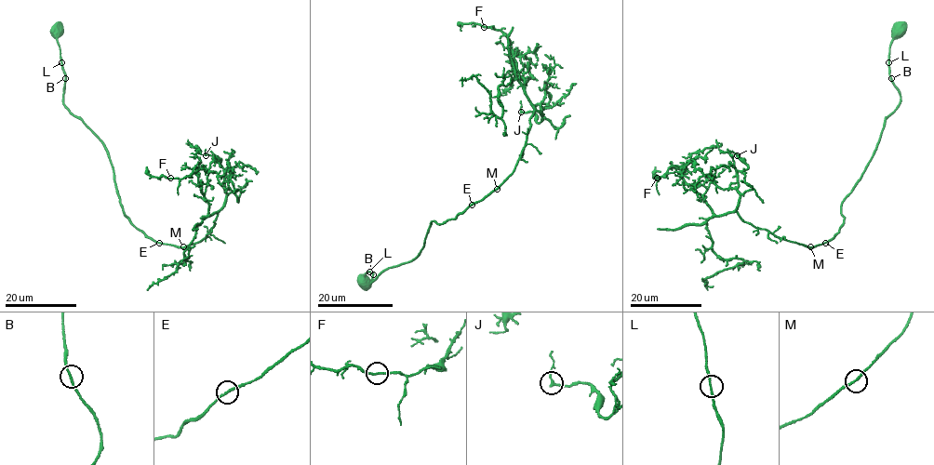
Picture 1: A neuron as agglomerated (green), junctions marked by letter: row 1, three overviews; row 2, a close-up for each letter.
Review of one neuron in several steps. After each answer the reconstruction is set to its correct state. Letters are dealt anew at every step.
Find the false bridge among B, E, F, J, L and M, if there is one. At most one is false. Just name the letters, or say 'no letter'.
no letter

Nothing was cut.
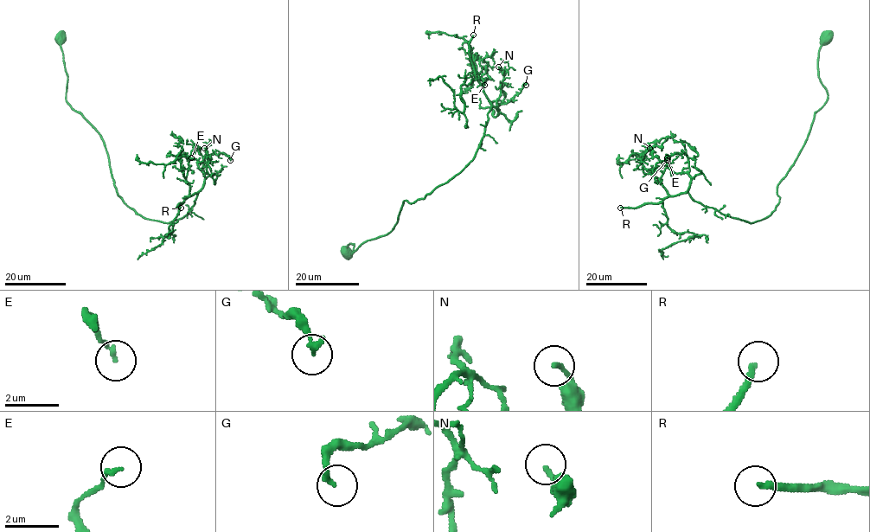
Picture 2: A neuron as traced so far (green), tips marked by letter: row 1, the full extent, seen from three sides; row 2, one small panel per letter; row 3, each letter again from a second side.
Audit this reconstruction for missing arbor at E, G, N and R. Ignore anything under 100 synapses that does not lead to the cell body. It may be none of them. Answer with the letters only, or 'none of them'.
R

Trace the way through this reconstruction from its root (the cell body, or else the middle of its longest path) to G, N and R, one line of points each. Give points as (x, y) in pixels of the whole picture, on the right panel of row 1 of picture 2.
G: (826, 39), (817, 70), (828, 100), (770, 214), (748, 222), (703, 206), (687, 191), (687, 157), (667, 160)
N: (826, 39), (817, 70), (828, 100), (764, 219), (748, 222), (696, 201), (691, 176), (673, 172), (649, 148)
R: (826, 39), (817, 70), (828, 100), (778, 184), (770, 214), (748, 222), (687, 193), (620, 208)

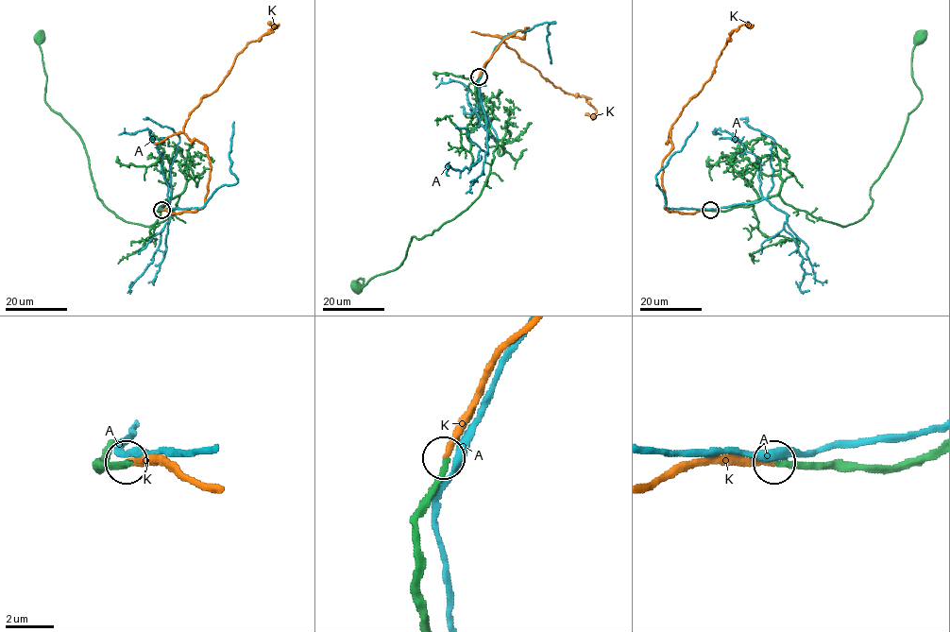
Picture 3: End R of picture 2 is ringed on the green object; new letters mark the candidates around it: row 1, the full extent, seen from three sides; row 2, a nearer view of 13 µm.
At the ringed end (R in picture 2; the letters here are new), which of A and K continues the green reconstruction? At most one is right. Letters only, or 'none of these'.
K

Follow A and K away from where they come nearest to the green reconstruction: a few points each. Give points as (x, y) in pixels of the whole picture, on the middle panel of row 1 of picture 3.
A: (480, 76), (487, 153), (480, 150), (470, 169), (448, 166), (446, 172), (445, 167)
K: (479, 76), (506, 38), (529, 27), (522, 39), (500, 36), (554, 86), (584, 96), (596, 111), (585, 114)

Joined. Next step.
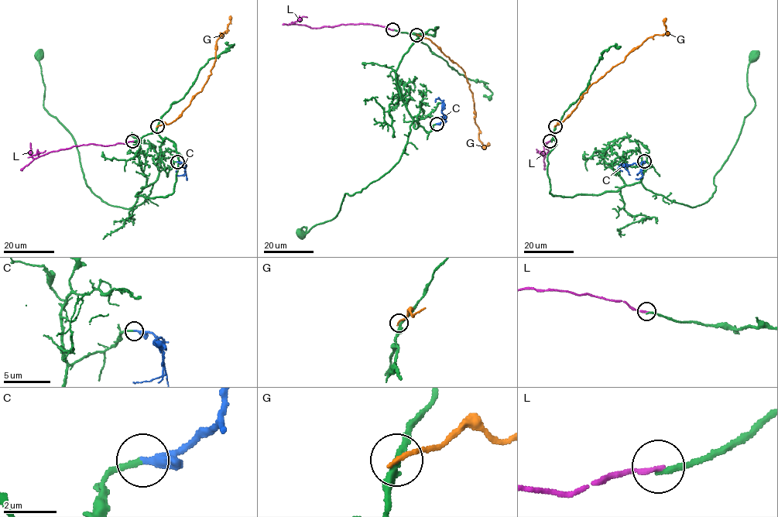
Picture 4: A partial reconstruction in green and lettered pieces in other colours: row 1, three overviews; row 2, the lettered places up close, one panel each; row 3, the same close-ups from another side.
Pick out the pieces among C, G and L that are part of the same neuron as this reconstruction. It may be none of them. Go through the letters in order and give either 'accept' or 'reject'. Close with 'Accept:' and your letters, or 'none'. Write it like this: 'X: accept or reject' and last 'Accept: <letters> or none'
C: accept
G: reject
L: reject
Accept: C

